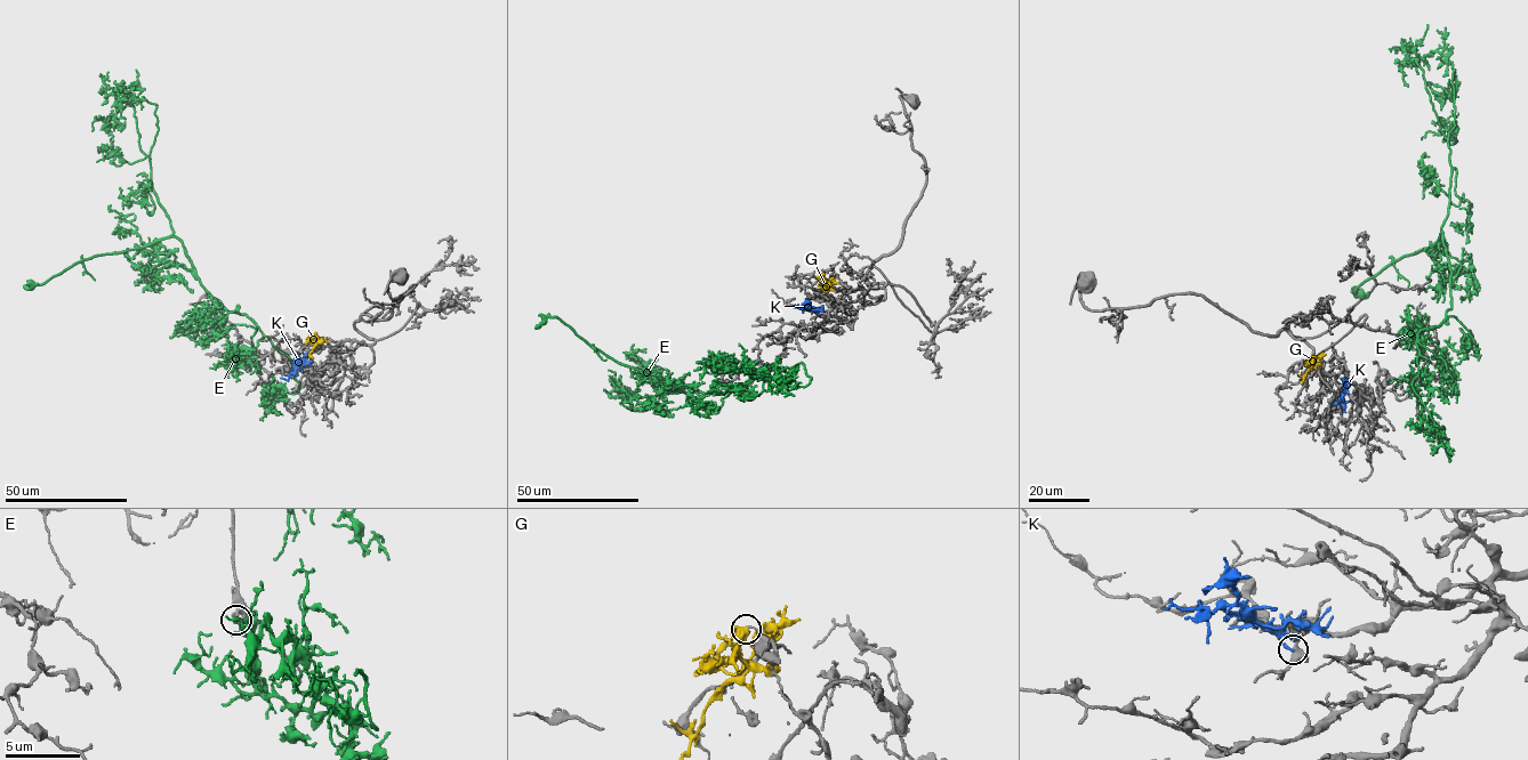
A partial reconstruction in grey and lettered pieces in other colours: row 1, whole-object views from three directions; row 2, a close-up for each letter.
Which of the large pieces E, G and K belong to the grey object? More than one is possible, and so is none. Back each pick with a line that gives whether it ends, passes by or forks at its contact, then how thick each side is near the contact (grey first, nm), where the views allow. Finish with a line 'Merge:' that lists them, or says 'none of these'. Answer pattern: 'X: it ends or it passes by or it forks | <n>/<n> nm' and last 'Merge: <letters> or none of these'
Merge: none of these

